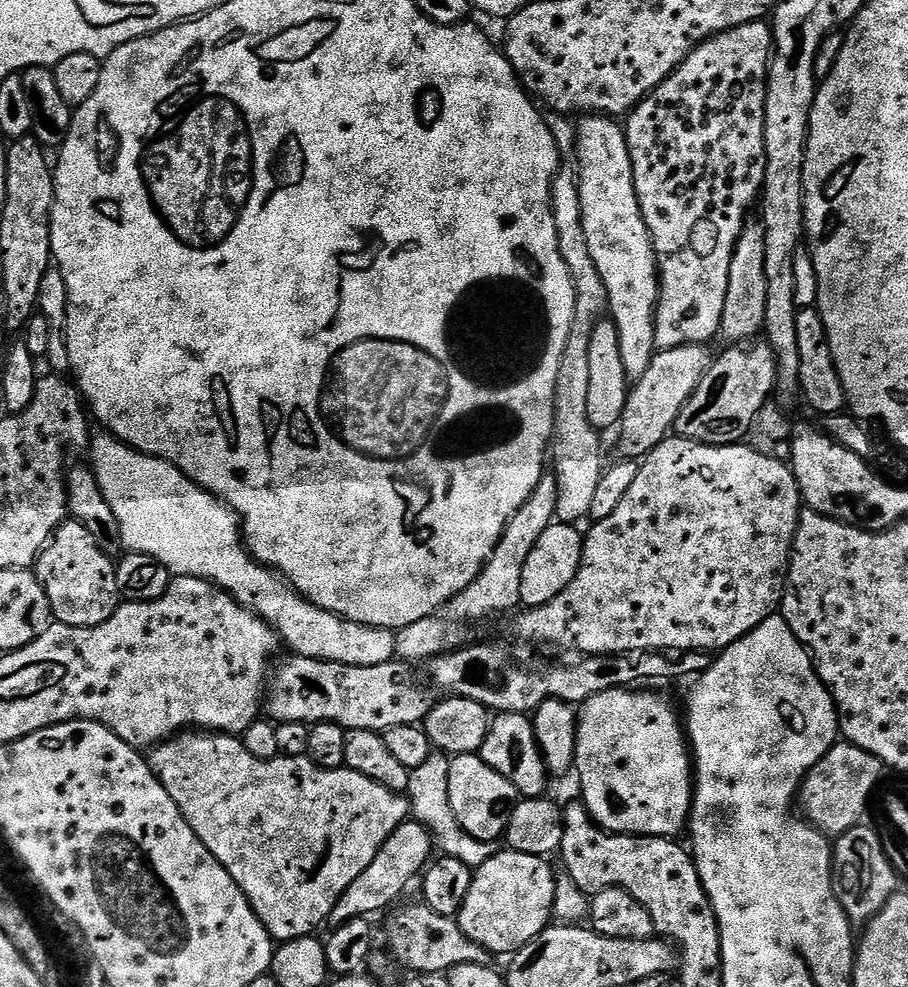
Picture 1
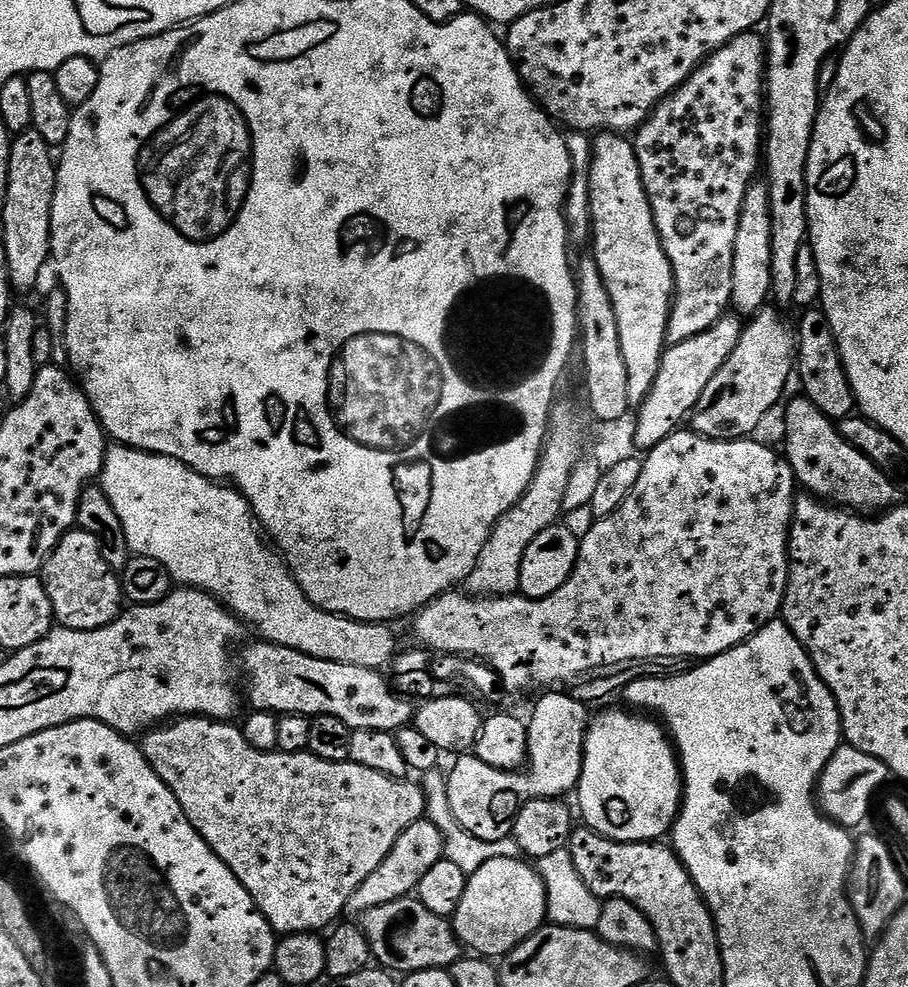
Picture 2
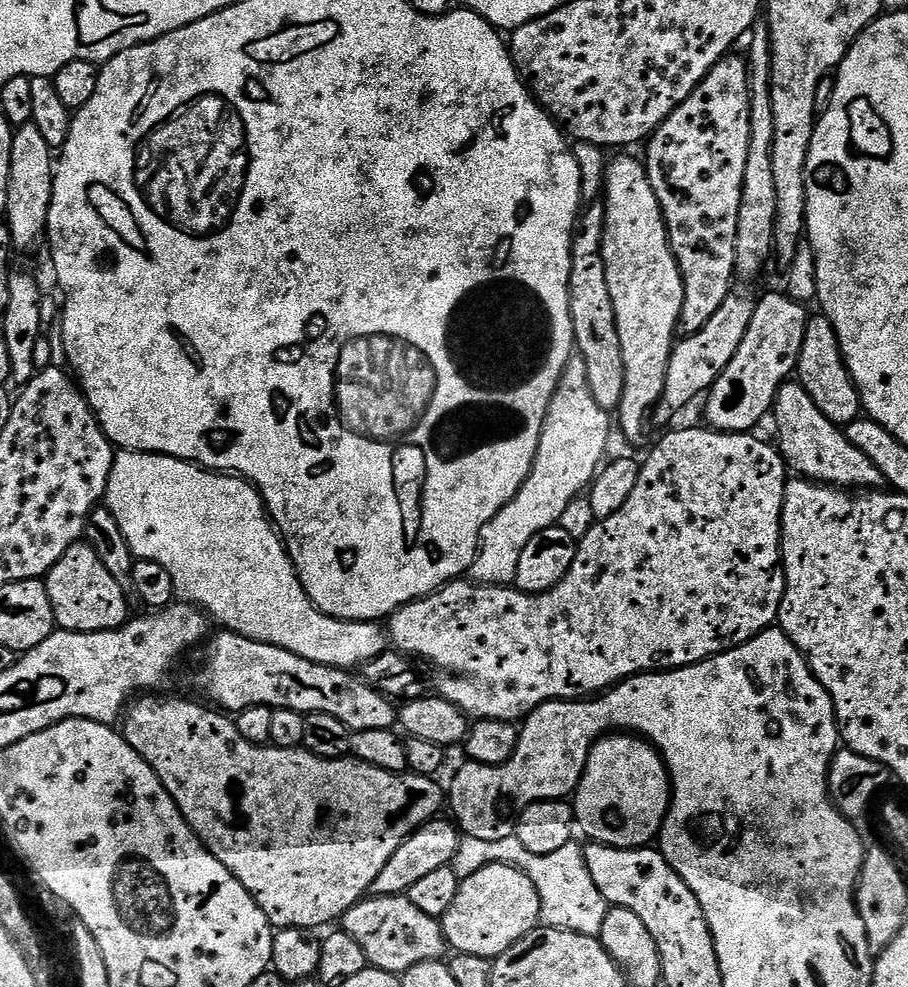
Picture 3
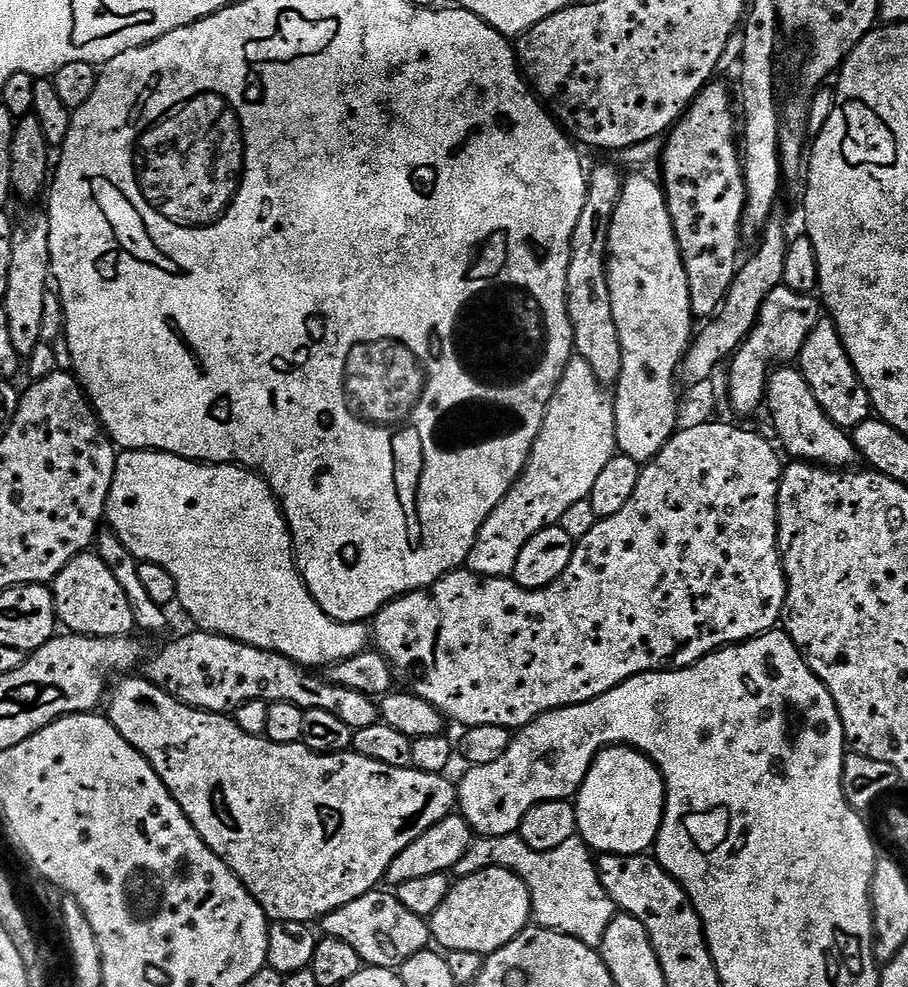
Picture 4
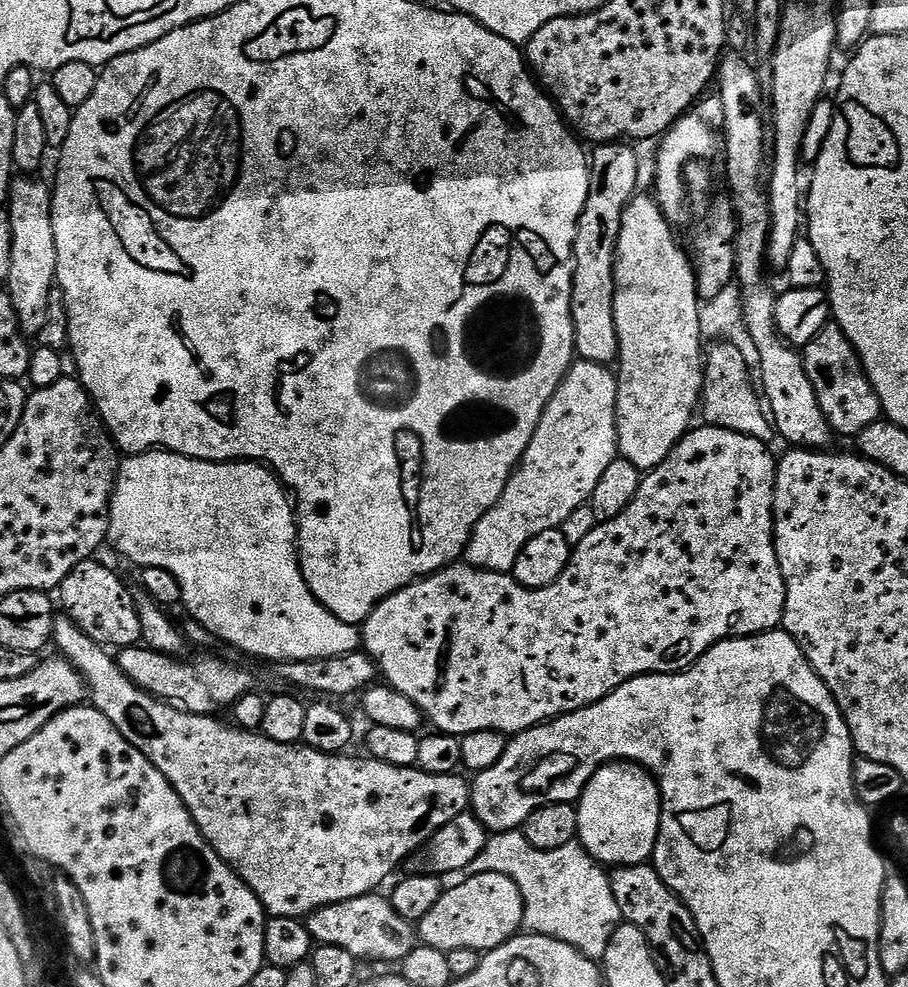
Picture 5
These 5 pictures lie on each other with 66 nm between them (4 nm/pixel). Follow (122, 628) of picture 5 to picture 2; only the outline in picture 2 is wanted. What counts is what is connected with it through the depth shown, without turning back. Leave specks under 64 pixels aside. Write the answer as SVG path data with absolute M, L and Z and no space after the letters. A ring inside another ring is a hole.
M79 530L67 532L42 569L52 615L61 628L98 630L114 622L122 611L120 577L102 558L98 538Z

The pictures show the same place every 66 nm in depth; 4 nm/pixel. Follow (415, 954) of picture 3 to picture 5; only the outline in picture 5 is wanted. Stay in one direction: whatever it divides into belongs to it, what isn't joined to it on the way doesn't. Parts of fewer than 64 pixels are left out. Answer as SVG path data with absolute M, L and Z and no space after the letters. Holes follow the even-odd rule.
M380 895L350 898L346 902L331 904L310 913L306 923L313 941L317 945L342 946L342 950L350 950L350 954L354 954L360 962L389 960L390 963L399 965L418 947L418 932L413 921L402 918L402 914L394 910L387 895Z

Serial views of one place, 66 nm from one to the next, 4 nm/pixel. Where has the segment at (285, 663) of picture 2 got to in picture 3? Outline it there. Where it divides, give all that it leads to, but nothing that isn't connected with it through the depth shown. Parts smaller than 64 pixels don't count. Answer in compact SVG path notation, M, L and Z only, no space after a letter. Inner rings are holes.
M220 630L217 631L217 636L216 633L203 645L202 651L204 651L204 657L201 658L200 660L200 665L197 666L196 668L196 688L198 691L201 692L202 695L204 696L209 696L210 699L213 700L211 703L213 705L219 706L225 713L228 714L239 714L242 710L250 710L254 706L262 706L263 704L267 708L285 708L286 710L294 710L295 712L302 712L302 713L310 713L310 712L325 712L326 714L334 714L334 718L338 718L338 722L346 722L346 726L350 729L352 729L353 732L361 732L362 730L382 730L383 728L392 728L393 725L397 723L398 720L398 712L397 709L394 707L392 709L392 704L393 701L389 699L387 696L383 696L381 692L378 691L377 688L372 688L370 685L366 683L365 680L363 680L355 671L352 670L345 670L343 668L331 668L330 666L326 666L325 664L319 664L318 662L310 662L310 658L298 658L298 654L290 654L290 650L282 650L278 646L274 646L273 644L263 644L262 642L258 642L257 640L251 640L250 638L246 638L245 636L239 636L238 633L236 632L230 632L227 630Z

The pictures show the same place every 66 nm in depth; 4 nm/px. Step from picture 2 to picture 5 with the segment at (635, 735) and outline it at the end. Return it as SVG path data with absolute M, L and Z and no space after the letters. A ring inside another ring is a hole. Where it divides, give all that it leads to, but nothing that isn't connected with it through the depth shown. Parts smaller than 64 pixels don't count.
M604 764L590 778L575 805L578 814L579 843L601 865L623 866L651 861L660 839L662 797L655 776L640 764Z

